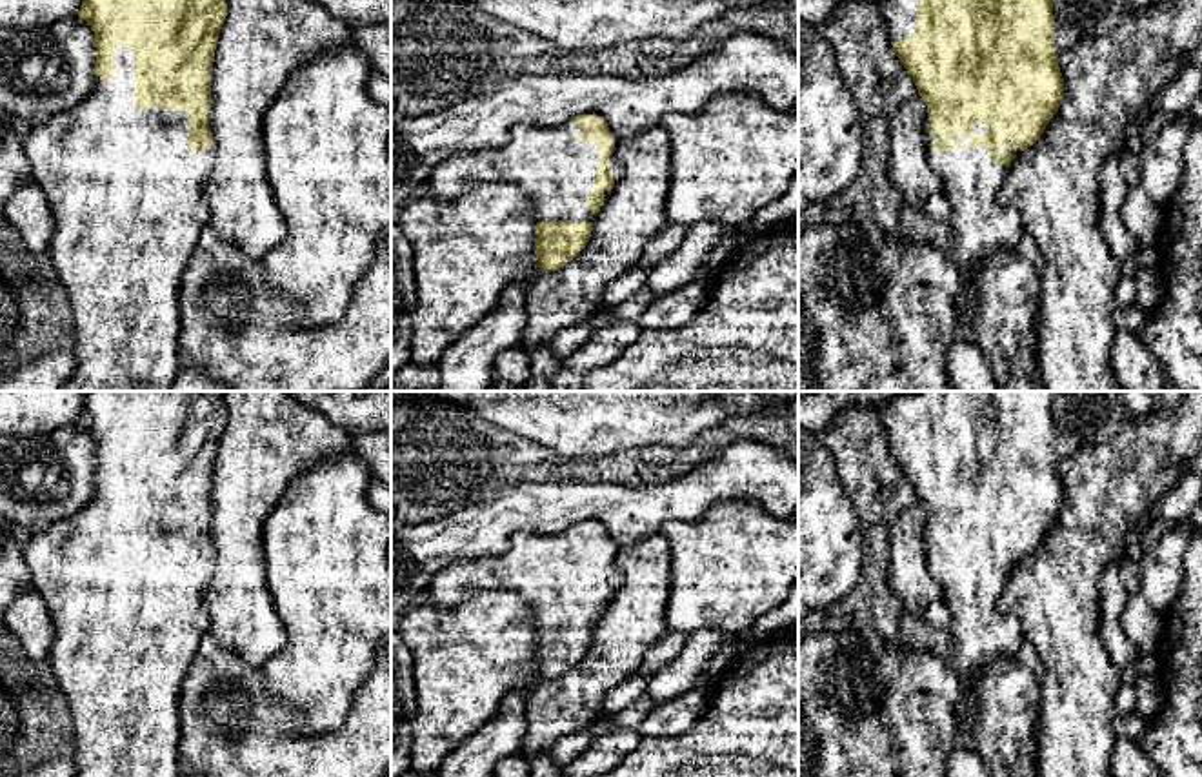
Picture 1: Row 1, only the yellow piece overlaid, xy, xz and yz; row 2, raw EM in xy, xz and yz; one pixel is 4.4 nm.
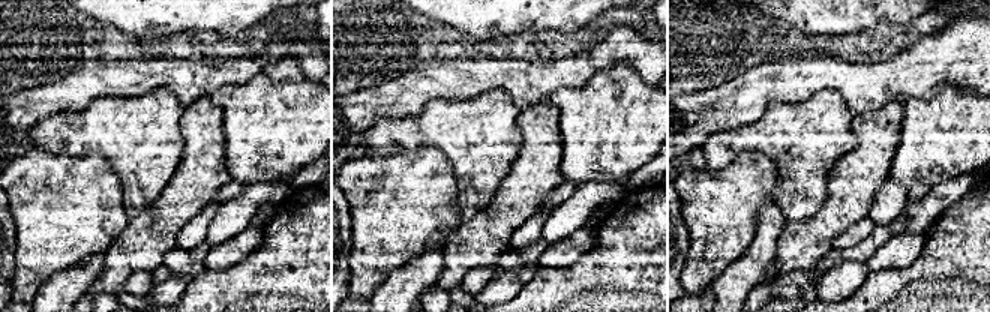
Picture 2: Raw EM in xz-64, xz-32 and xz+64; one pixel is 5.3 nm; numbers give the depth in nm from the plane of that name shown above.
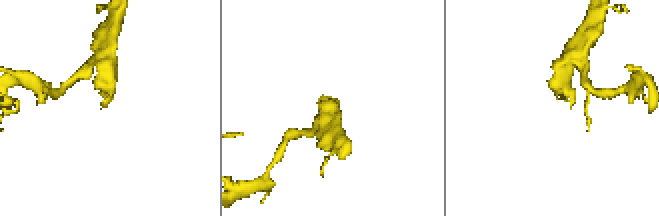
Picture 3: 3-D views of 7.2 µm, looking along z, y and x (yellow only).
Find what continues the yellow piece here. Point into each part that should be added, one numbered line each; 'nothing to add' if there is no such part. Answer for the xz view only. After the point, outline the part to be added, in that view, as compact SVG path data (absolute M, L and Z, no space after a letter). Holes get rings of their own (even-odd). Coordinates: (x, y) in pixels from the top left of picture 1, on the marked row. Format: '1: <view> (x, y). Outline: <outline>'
1: xz (548, 164). Outline: M575 116L553 127L516 126L498 149L453 155L436 164L426 189L436 200L456 200L476 186L502 182L516 186L533 202L536 222L593 222L587 193L596 189L591 180L598 171L598 144L578 142L578 133L587 129L576 127Z

